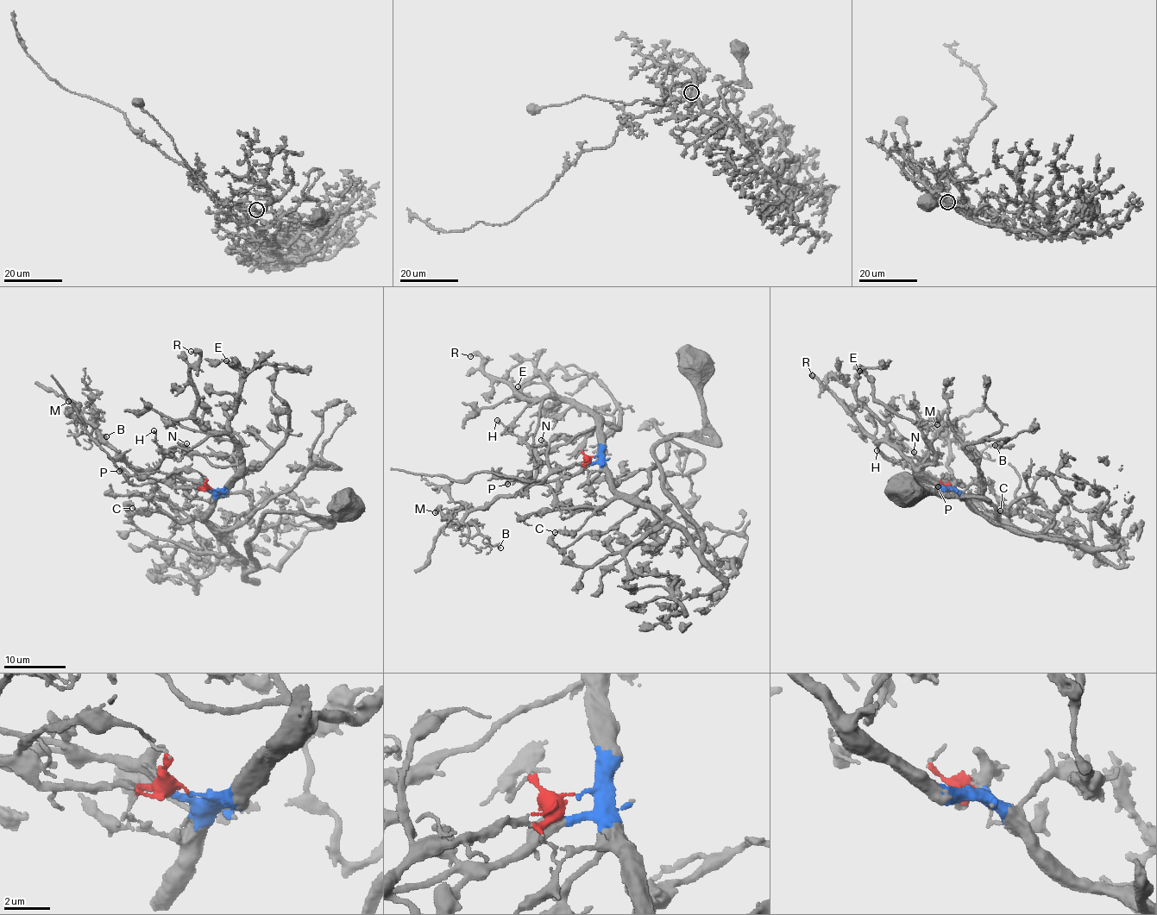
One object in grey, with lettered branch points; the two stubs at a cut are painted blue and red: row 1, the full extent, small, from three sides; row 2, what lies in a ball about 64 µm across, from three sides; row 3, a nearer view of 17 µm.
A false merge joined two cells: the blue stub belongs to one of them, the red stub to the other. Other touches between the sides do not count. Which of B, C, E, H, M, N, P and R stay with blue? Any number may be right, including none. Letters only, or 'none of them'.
C, E, R

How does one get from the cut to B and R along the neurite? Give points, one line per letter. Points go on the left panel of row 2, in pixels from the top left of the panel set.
B: (212, 490), (169, 486), (146, 476), (99, 430), (85, 423), (91, 424), (92, 437), (105, 436)
R: (212, 490), (225, 487), (241, 461), (228, 435), (209, 432), (198, 424), (191, 375), (199, 355), (191, 352)

